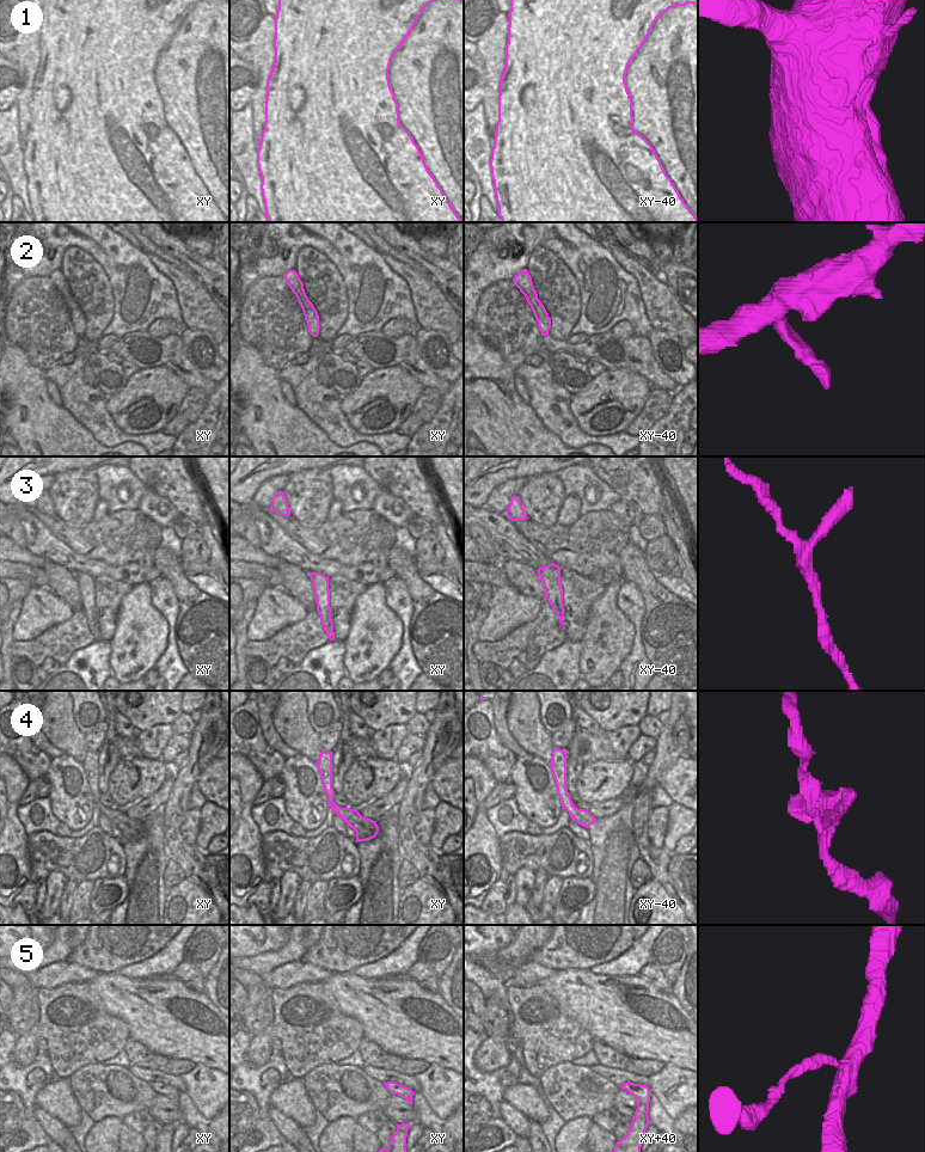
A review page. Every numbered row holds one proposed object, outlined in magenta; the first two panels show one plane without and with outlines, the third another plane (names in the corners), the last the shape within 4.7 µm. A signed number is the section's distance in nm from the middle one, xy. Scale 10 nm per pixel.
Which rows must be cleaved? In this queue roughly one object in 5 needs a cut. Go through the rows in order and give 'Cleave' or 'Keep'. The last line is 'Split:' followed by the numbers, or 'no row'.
1: Keep
2: Keep
3: Keep
4: Keep
5: Keep
Split: no row

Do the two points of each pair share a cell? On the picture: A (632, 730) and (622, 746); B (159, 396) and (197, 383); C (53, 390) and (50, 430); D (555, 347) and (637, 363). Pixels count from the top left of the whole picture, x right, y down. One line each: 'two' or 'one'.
A: one
B: two
C: two
D: one

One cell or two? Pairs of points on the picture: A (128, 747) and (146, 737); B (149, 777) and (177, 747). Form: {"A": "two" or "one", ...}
{"A": "two", "B": "two"}

